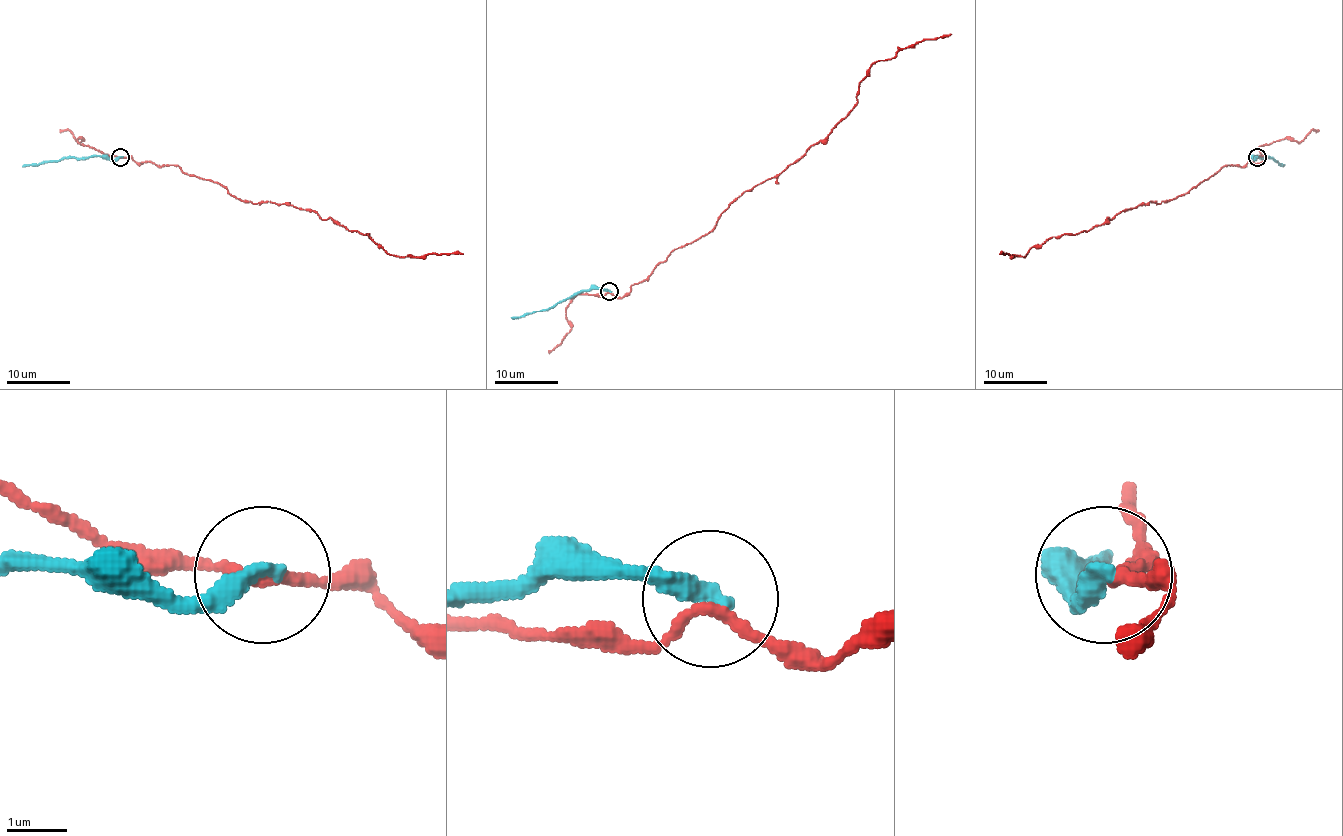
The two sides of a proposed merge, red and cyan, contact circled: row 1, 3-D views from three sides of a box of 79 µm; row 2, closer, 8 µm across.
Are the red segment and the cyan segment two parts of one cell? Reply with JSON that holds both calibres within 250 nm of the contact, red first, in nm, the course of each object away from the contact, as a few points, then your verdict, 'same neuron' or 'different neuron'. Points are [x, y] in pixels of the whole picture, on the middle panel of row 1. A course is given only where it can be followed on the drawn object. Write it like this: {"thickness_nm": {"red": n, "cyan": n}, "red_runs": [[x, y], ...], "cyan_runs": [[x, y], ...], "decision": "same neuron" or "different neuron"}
{"thickness_nm": {"red": 180, "cyan": 360}, "red_runs": [[608, 292], [627, 294], [747, 190], [822, 141], [857, 103], [878, 60], [951, 34]], "cyan_runs": [[608, 291], [578, 291], [551, 307], [511, 318]], "decision": "different neuron"}

